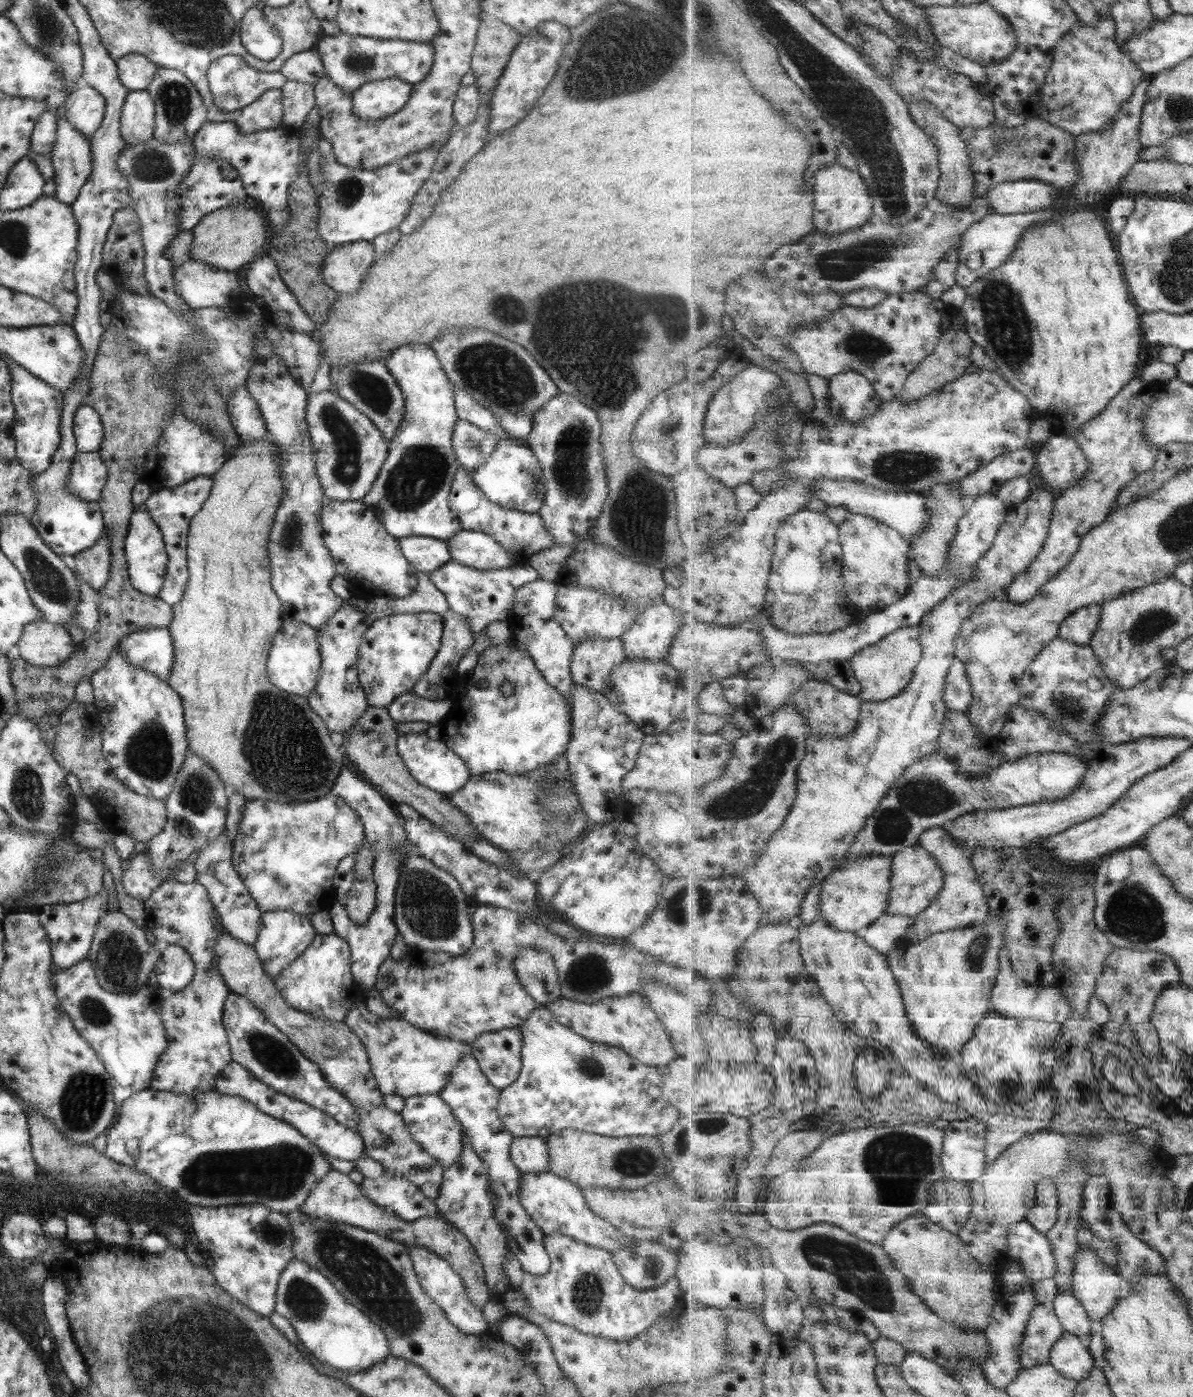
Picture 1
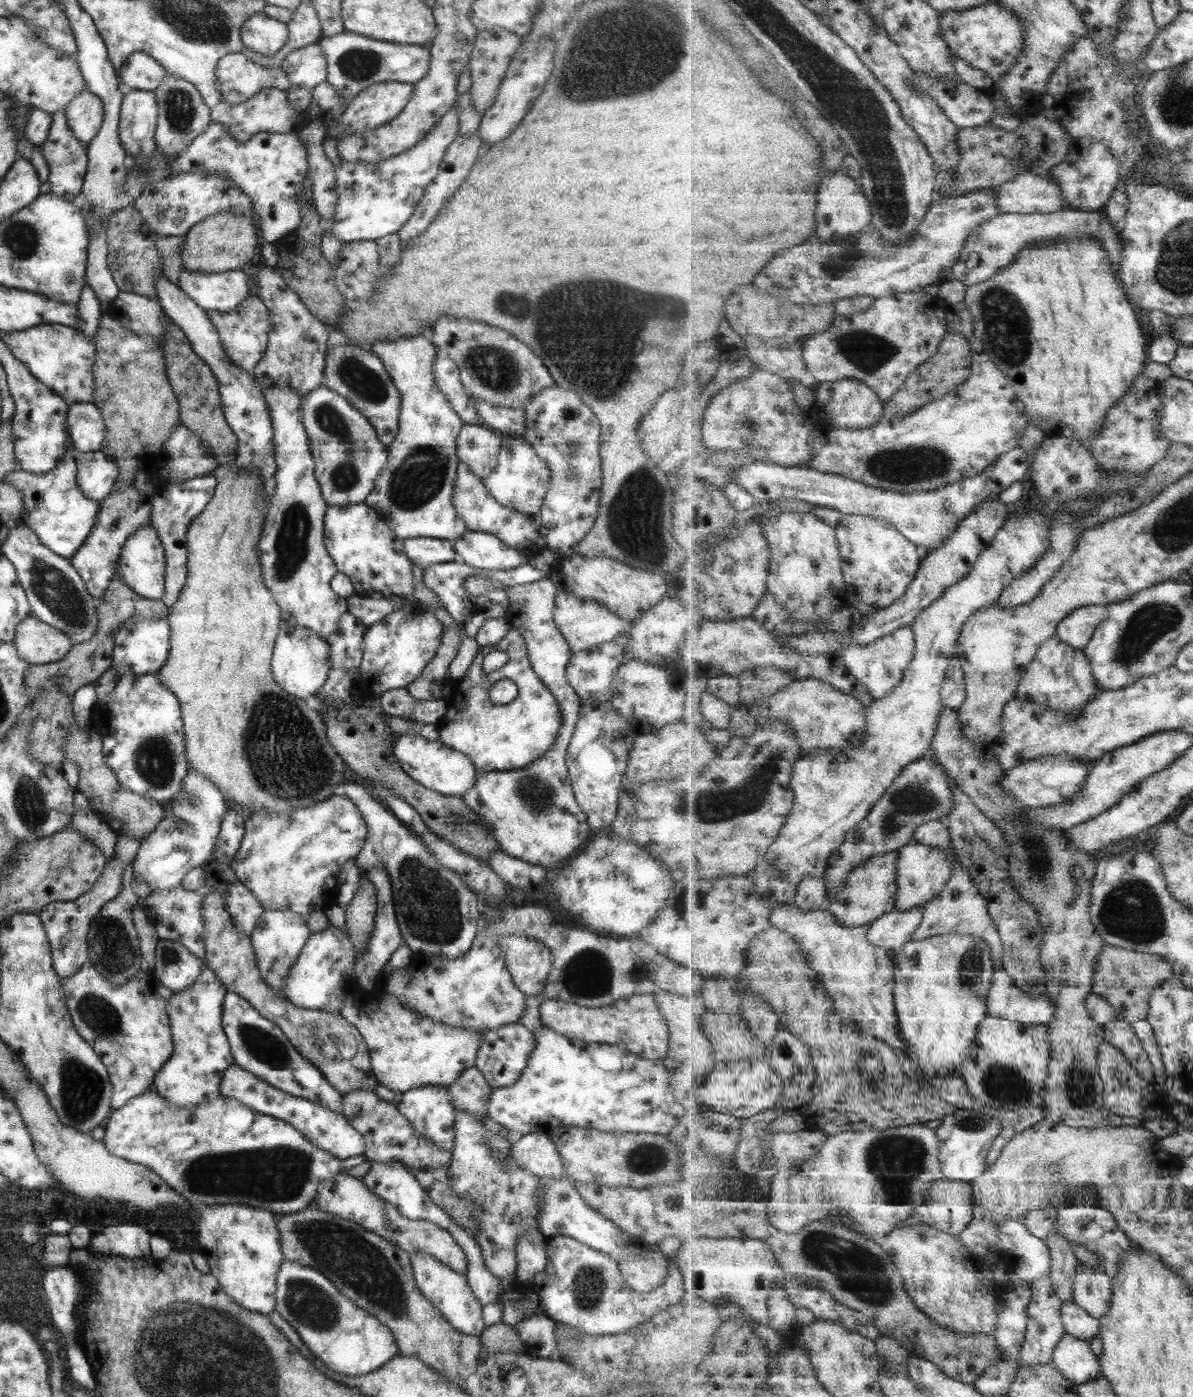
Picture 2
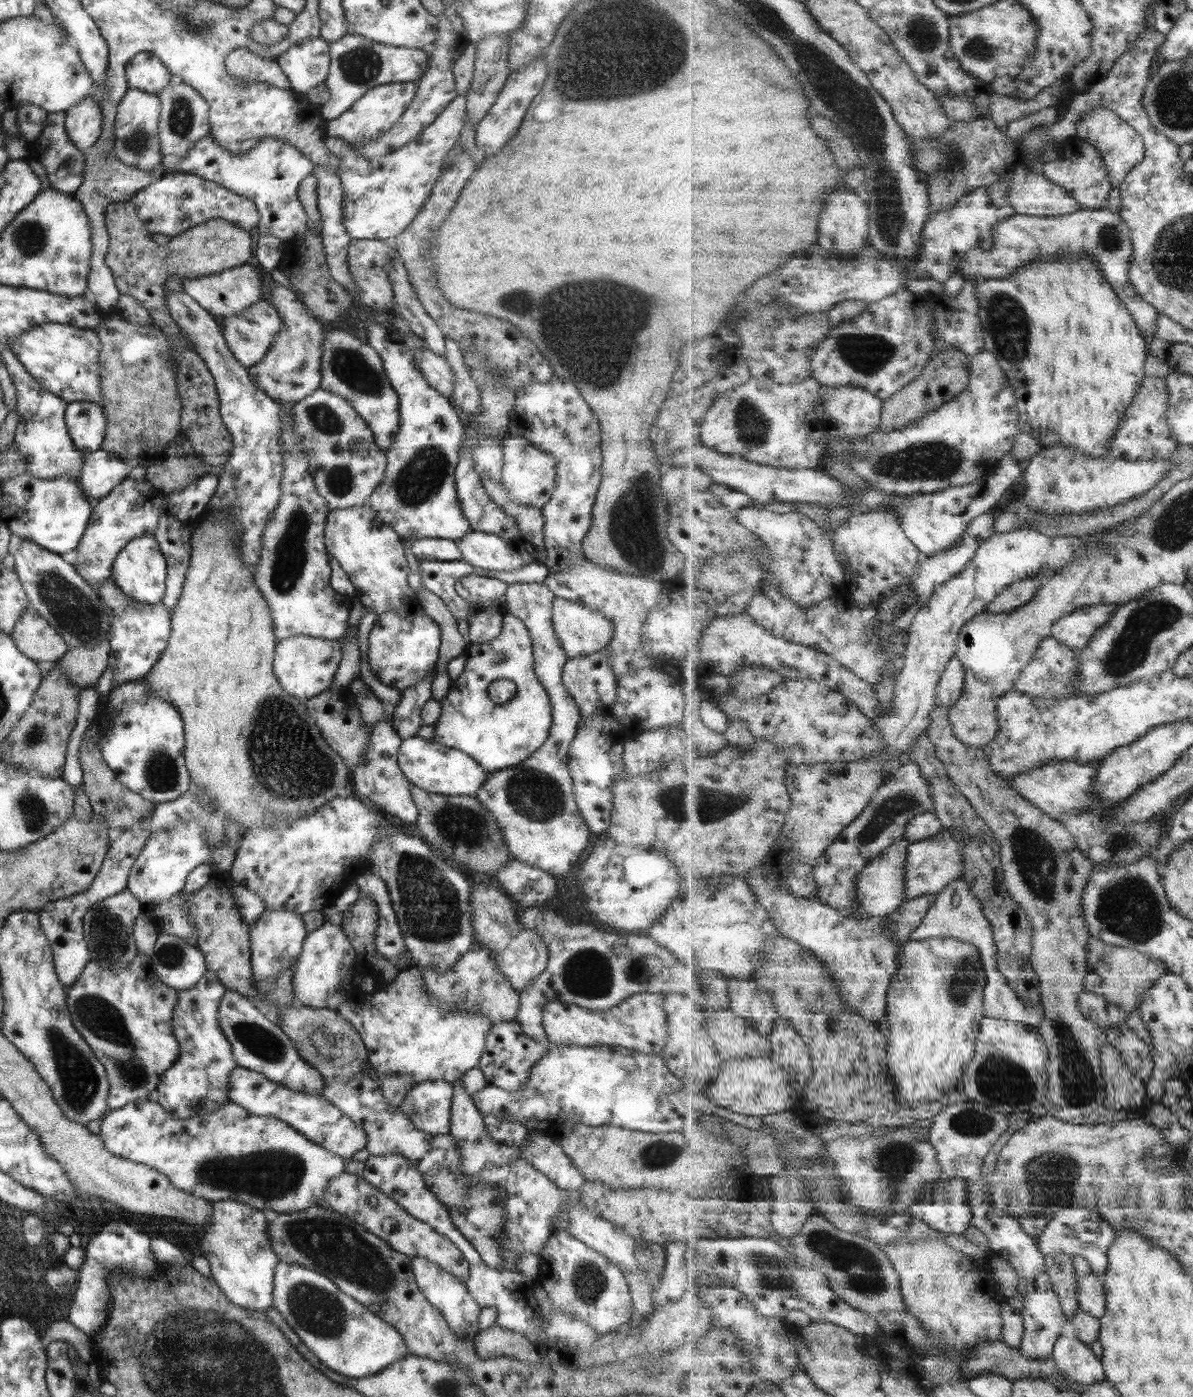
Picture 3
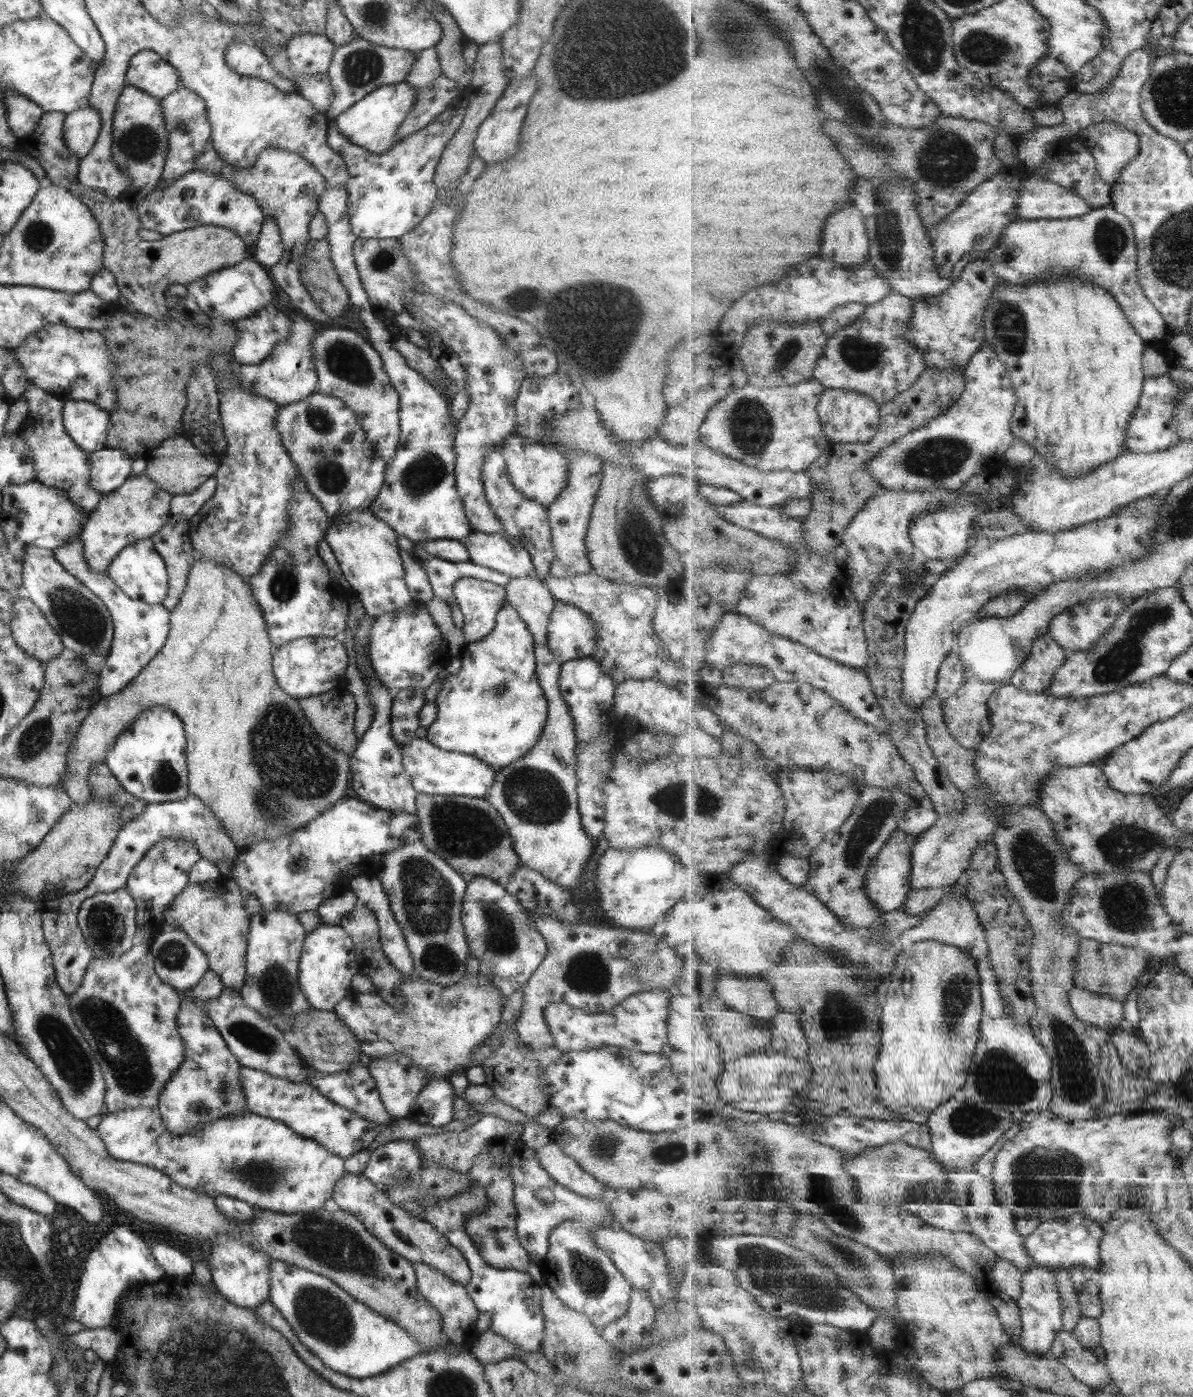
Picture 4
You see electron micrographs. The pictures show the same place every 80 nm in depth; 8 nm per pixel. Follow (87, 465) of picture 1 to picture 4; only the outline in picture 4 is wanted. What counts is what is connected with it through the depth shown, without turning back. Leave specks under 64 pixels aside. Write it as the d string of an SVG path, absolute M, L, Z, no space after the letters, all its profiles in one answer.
M104 447L88 453L90 485L100 495L115 490L130 475L132 460L122 451Z

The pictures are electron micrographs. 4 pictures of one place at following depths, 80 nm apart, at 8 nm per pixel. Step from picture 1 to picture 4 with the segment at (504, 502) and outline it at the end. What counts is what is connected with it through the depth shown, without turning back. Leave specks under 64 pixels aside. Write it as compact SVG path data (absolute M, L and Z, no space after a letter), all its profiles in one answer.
M511 434L504 439L498 449L502 454L506 473L514 488L530 501L535 501L545 508L551 506L557 495L561 494L562 489L565 488L570 460L549 445Z

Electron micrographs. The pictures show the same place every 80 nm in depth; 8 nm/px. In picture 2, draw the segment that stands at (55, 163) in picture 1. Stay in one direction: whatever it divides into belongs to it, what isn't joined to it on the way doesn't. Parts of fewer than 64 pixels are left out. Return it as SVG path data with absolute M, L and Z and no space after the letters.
M63 111L51 114L51 122L45 140L40 144L41 156L48 168L46 184L59 198L72 201L79 194L86 173L86 145L81 144L69 130Z

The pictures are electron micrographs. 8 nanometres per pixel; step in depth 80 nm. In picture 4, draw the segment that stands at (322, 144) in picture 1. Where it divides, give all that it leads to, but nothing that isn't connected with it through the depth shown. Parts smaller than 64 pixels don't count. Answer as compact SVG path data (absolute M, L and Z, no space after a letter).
M459 92L435 119L399 139L380 155L351 144L333 127L333 119L328 120L327 144L343 159L348 172L344 186L346 207L350 229L356 238L399 239L429 214L437 195L432 181L435 165L443 147L462 123L467 103L467 92Z

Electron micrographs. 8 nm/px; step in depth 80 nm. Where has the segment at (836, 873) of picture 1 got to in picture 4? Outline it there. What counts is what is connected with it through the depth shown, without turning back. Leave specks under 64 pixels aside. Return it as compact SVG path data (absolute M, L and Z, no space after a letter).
M900 828L892 834L892 837L884 844L877 859L872 862L872 866L866 876L866 889L869 898L885 913L892 913L900 909L908 900L908 894L913 888L912 880L912 849L917 844L918 838L912 834L907 834Z

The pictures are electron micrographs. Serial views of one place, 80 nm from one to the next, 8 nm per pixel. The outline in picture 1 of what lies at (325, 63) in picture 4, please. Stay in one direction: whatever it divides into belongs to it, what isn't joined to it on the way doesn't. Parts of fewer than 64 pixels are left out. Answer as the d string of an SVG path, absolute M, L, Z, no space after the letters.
M315 49L292 54L278 71L287 82L303 82L311 85L317 81L317 78L324 76L322 60Z

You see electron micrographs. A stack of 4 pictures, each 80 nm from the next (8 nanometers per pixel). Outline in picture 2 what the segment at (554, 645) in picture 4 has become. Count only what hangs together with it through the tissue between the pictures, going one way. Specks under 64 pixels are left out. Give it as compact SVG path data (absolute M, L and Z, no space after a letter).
M562 590L554 596L552 619L559 634L565 639L570 654L577 654L577 651L620 639L627 630L626 622L615 616L614 612L609 612L603 604L594 600L581 600L578 596Z

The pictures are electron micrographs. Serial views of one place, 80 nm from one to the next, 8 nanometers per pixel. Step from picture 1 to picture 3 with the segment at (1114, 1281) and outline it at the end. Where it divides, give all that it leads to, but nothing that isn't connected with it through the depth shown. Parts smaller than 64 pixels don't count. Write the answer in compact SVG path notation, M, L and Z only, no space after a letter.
M1089 1274L1078 1279L1080 1309L1098 1319L1103 1318L1107 1310L1105 1287L1100 1277Z

